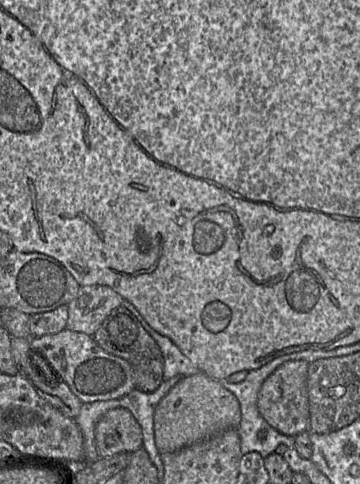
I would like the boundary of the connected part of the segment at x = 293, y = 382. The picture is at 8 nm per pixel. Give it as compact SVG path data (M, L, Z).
M302 360L287 361L263 382L257 397L257 408L265 421L279 433L295 437L309 428L307 397L307 371L309 363Z

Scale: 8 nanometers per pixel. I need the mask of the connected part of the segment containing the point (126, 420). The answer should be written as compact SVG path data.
M128 409L109 410L96 425L95 443L99 458L132 453L142 448L141 426Z

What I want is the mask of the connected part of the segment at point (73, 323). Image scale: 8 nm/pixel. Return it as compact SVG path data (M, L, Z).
M80 286L75 298L67 305L65 329L92 336L111 311L122 303L123 297L108 286Z

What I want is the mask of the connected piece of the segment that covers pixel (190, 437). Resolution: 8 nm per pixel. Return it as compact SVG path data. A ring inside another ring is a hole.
M200 372L184 377L162 398L154 412L154 438L160 454L202 442L229 429L237 429L241 409L237 398L220 381Z

